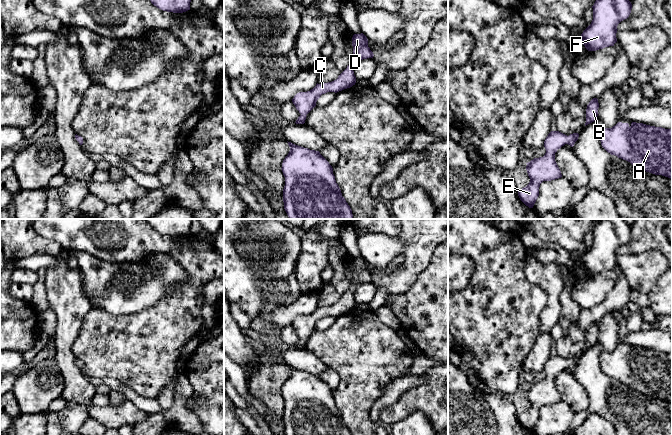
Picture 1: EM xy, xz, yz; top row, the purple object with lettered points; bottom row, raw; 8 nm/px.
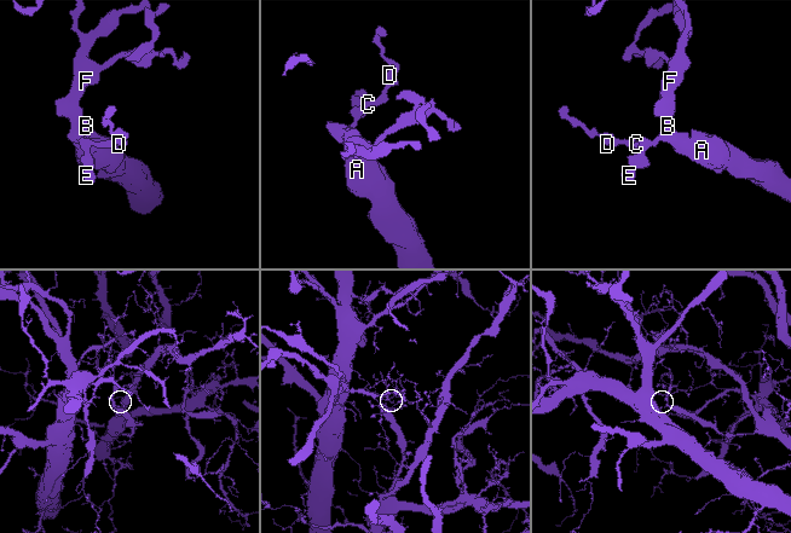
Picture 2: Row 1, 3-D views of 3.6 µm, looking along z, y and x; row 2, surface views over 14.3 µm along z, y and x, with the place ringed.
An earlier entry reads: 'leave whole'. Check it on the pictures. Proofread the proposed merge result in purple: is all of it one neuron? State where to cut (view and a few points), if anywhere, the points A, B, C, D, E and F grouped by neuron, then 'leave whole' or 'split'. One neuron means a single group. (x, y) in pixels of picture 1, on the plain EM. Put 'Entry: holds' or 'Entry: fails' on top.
Entry: holds
no cut | A B C D E F | leave whole

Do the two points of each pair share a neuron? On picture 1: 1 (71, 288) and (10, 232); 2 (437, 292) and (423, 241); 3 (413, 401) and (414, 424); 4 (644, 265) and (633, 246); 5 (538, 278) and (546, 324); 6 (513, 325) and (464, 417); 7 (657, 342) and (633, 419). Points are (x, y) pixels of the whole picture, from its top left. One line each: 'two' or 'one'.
1: two
2: two
3: two
4: two
5: one
6: two
7: two

